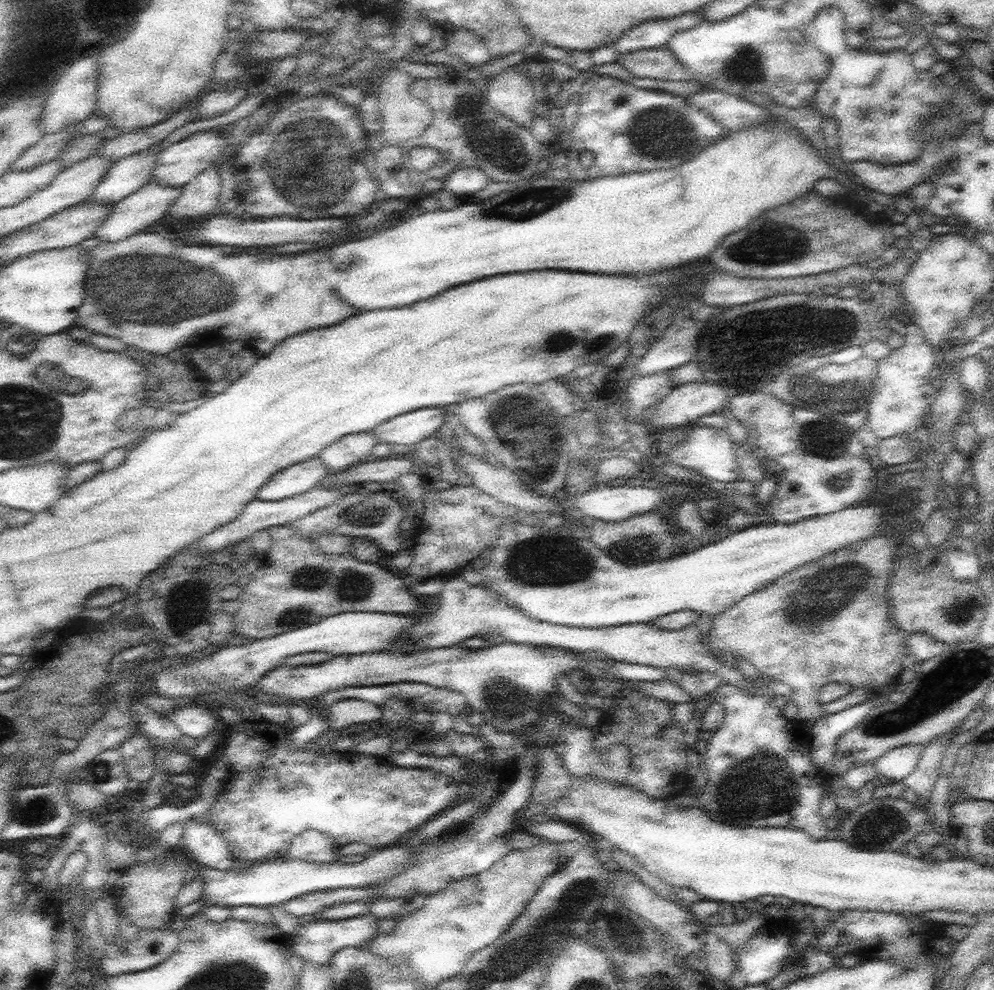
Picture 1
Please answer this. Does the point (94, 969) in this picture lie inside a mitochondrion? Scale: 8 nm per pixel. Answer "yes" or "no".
no

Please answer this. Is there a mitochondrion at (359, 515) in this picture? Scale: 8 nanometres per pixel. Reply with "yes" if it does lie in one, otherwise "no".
yes

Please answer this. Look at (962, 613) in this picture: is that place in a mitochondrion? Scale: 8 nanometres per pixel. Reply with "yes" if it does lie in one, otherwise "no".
yes

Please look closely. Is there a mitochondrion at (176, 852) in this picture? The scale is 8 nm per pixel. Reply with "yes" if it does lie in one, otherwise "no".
no

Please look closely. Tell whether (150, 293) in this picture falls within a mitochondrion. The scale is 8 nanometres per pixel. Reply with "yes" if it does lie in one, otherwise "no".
yes

